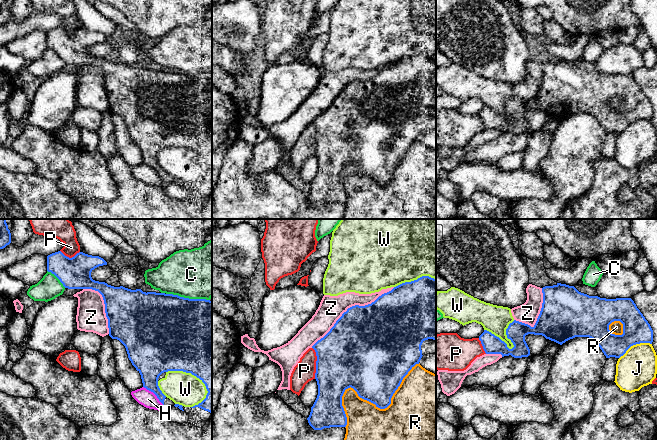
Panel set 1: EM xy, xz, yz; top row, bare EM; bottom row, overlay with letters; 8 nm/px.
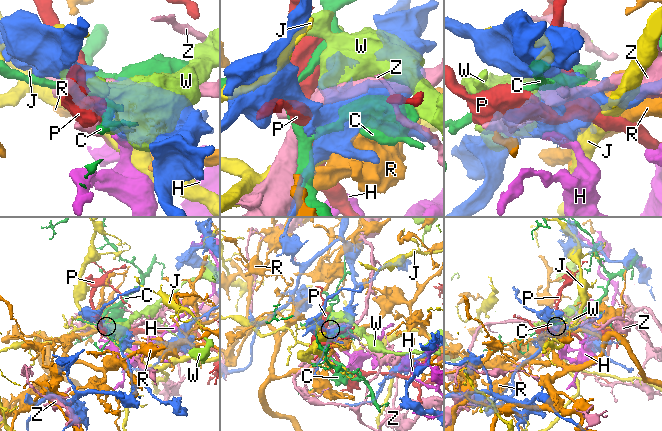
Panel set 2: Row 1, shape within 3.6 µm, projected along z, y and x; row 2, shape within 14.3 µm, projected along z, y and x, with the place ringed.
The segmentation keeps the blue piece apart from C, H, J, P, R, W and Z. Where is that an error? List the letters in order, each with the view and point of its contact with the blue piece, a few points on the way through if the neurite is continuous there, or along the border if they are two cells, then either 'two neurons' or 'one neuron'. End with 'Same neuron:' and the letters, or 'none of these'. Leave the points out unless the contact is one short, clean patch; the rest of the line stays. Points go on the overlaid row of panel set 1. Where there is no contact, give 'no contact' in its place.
C: meets blue in xy at (188, 298); two neurons
H: meets blue in xy at (154, 393); two neurons
J: meets blue in yz at (635, 344); two neurons
P: meets blue in xz at (316, 363); two neurons
R: meets blue in xz at (369, 401); two neurons
W: meets blue in xy at (192, 374); two neurons
Z: meets blue in xz at (352, 306); two neurons
Same neuron: none of these

